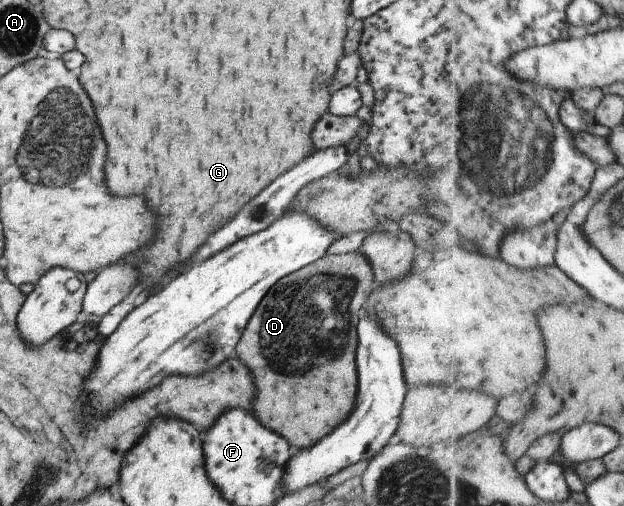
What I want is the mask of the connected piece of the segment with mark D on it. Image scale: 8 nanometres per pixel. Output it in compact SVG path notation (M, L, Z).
M357 251L342 255L326 254L276 282L269 288L265 298L249 319L249 324L237 344L237 356L253 372L257 384L259 394L255 400L255 410L259 412L258 421L265 428L286 438L294 451L313 446L325 438L339 424L345 422L353 410L358 390L358 372L355 364L355 350L358 345L357 324L362 317L368 295L376 285L374 270L363 254Z

